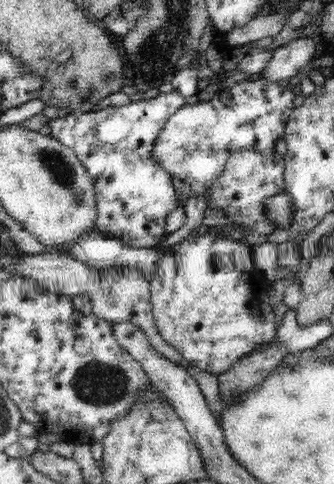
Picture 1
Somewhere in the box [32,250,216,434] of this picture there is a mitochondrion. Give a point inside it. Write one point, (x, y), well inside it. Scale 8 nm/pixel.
(100, 383)

